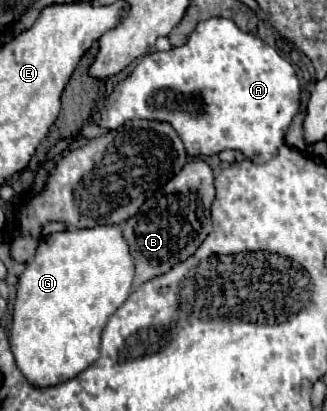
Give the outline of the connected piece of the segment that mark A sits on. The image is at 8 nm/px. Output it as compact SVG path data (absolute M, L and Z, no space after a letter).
M208 18L204 22L200 22L194 32L190 34L188 42L184 46L178 46L178 48L172 48L168 52L154 52L154 54L148 54L144 56L138 66L132 70L132 74L128 78L124 78L114 90L112 94L108 96L104 108L92 116L92 122L100 128L106 128L106 130L114 130L118 126L122 126L126 120L138 120L138 118L144 118L144 120L160 120L160 122L170 122L174 126L174 130L180 134L186 150L190 156L198 158L198 156L212 156L212 154L220 154L222 150L240 150L248 160L256 162L256 164L262 164L262 162L268 162L276 156L276 150L280 144L284 144L284 134L292 122L292 118L298 114L300 110L300 82L298 82L298 76L296 76L296 70L292 68L290 62L286 62L272 46L268 46L264 40L260 40L258 36L250 34L250 32L242 32L232 20L228 18Z

